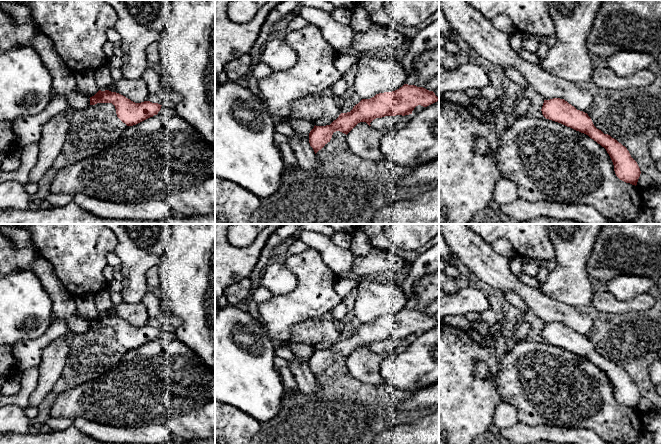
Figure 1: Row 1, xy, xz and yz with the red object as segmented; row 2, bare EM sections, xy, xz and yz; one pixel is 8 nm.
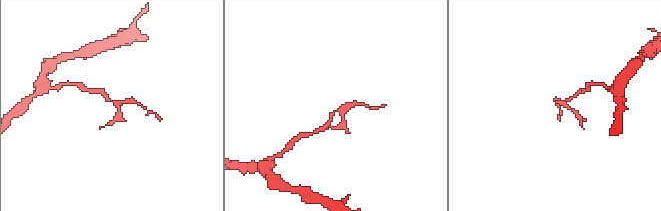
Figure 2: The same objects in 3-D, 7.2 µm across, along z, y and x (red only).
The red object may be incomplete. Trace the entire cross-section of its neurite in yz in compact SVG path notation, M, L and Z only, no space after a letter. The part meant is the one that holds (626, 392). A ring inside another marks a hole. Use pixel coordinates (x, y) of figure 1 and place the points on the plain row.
M564 323L544 324L542 338L546 343L561 347L588 359L604 371L609 378L616 400L632 409L637 409L641 395L625 370L608 358L597 353L587 337L577 334Z

